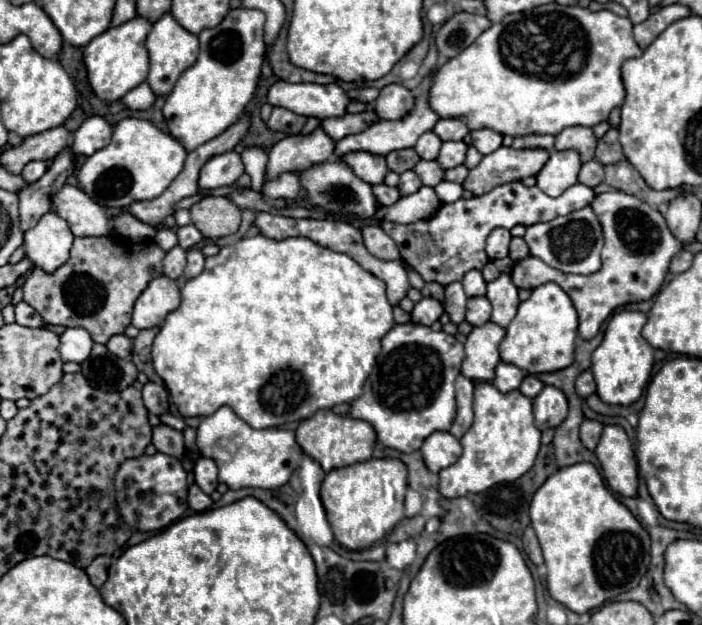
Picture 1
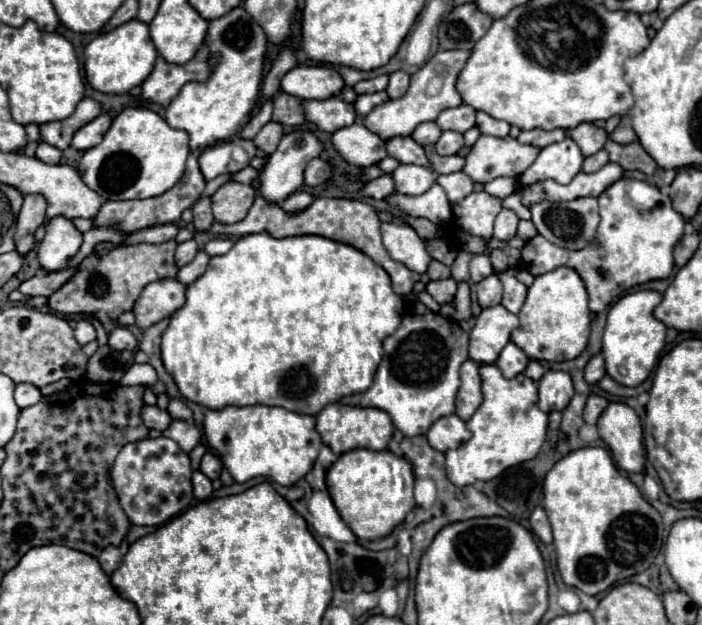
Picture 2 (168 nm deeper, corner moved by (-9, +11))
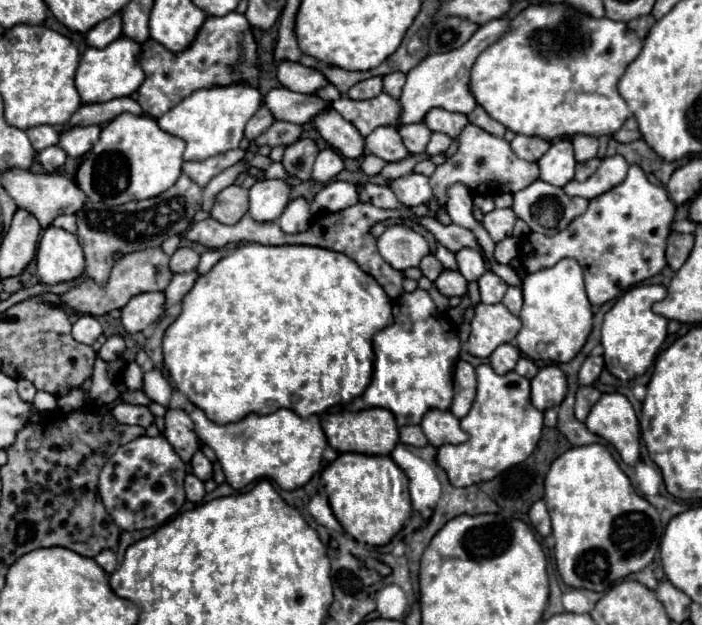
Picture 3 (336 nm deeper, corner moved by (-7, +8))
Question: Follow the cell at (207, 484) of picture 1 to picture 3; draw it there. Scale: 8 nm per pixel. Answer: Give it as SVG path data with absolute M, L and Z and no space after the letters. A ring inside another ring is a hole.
M196 451L192 457L192 473L202 481L208 481L212 477L212 463L204 457L202 451Z

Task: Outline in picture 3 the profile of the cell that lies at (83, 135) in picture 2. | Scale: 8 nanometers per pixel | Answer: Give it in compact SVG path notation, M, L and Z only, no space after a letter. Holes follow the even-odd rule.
M88 125L88 127L72 127L66 133L60 133L60 147L70 155L70 157L82 157L88 153L96 139L100 137L100 127L98 125Z

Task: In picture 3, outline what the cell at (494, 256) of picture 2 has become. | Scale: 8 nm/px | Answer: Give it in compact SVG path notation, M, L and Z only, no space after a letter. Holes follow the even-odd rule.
M506 237L500 243L496 243L496 249L494 249L494 261L496 263L506 265L514 257L518 257L518 241L514 237Z

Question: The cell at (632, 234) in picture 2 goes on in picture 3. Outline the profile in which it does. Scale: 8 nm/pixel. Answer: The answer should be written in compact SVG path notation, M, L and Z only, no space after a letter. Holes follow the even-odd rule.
M636 165L628 169L628 177L614 189L590 201L588 211L576 217L564 231L546 237L530 233L520 243L518 261L526 273L554 267L560 259L570 257L584 269L586 293L592 305L604 305L616 299L632 285L658 275L668 263L664 257L666 241L672 231L676 205L660 185L652 185L644 171Z

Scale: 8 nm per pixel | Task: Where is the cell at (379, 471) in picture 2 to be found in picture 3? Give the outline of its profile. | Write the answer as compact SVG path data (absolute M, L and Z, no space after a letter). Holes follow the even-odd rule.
M340 453L336 461L328 463L322 471L322 481L324 489L328 493L330 507L340 521L342 529L354 537L356 541L364 541L366 545L376 545L382 547L386 545L404 525L408 515L412 513L410 505L410 493L408 493L408 477L400 467L392 461L392 457L386 455L360 455L360 453Z

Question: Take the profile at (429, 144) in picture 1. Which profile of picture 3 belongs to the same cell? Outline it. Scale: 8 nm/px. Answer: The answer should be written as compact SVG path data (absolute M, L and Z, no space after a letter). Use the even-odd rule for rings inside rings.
M424 123L404 125L398 129L398 133L404 139L404 145L410 153L414 153L414 155L426 153L426 145L428 145L428 139L432 137L432 131L428 131L428 127L424 127Z

